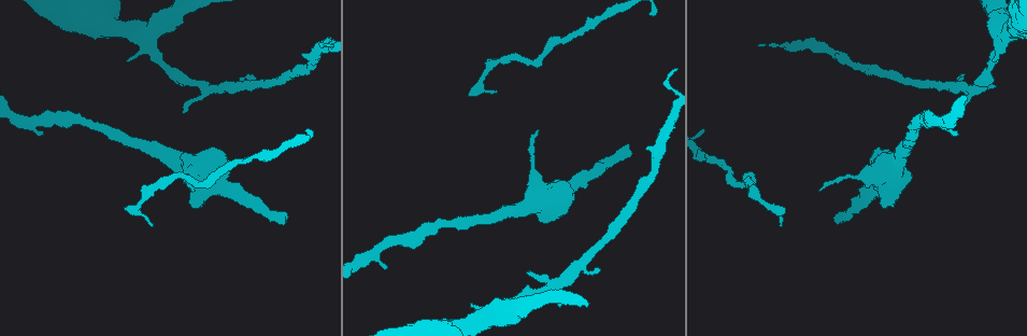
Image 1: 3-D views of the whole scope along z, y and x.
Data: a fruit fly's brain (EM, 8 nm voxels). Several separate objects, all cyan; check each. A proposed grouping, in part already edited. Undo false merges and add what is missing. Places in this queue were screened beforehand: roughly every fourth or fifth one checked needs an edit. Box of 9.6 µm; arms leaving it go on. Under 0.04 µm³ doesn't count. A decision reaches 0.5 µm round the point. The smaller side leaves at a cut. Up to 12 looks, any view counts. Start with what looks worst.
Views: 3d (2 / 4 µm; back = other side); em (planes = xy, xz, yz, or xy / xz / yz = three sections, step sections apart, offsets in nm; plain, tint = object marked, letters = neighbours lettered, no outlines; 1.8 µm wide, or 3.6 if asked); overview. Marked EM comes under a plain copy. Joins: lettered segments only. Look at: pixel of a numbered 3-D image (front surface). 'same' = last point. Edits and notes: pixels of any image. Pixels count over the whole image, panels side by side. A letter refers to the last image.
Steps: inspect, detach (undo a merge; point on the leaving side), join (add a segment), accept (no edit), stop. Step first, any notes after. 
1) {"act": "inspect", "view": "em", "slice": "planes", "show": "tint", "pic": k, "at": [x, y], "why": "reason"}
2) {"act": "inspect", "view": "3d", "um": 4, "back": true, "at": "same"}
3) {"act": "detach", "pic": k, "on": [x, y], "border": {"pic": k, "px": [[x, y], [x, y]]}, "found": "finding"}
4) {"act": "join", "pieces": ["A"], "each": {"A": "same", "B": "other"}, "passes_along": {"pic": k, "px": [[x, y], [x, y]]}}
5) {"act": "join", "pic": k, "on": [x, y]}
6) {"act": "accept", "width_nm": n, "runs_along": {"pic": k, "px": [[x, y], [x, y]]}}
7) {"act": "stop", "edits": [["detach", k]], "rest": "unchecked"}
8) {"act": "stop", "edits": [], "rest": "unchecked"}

{"act": "inspect", "view": "em", "slice": "yz", "step": 4, "show": "tint", "pic": 1, "at": [835, 220]}

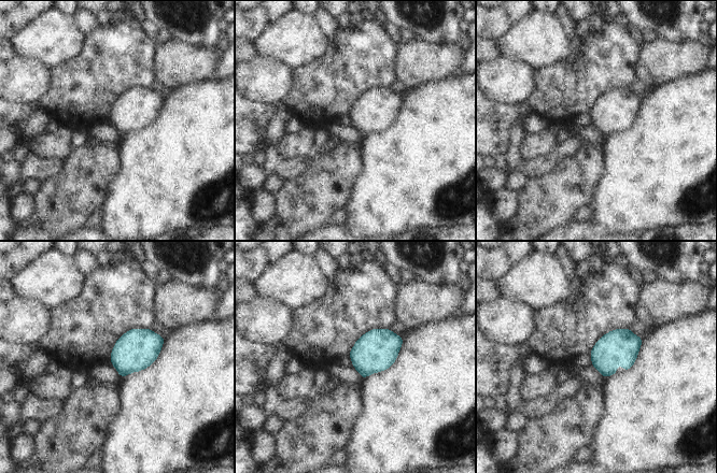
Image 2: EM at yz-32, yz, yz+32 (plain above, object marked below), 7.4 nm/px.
{"act": "inspect", "view": "em", "slice": "planes", "show": "letters", "at": "same", "why": "another direction"}

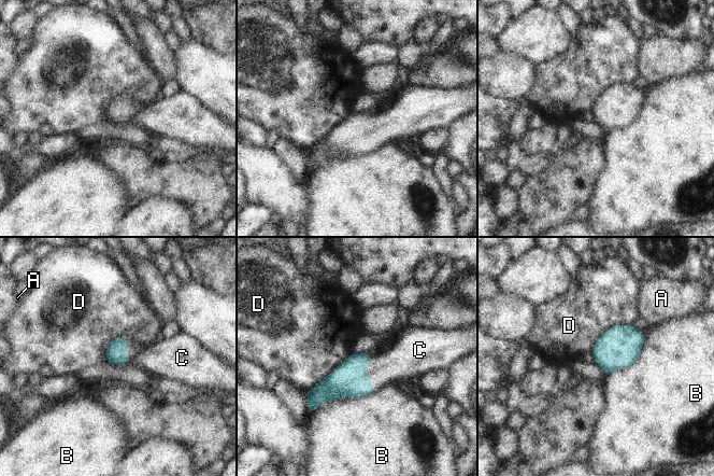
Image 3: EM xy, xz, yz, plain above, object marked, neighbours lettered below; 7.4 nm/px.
{"act": "join", "pic": 3, "on": [396, 363], "each": {"A": "other", "B": "other", "C": "same", "D": "other"}, "passes_along": {"pic": 3, "px": [[346, 380], [365, 374], [396, 363]]}, "found": "it goes on there"}

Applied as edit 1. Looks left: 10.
{"act": "inspect", "view": "em", "slice": "planes", "show": "letters", "pic": 1, "at": [497, 91], "why": "branch stops here"}

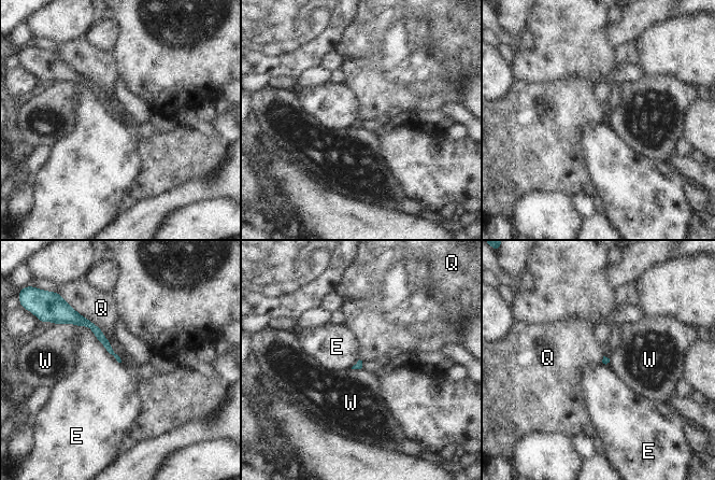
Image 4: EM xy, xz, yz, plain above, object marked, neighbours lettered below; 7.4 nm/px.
{"act": "accept", "each": {"E": "other", "Q": "other", "W": "other"}, "border": {"pic": 4, "px": [[70, 306], [100, 329], [122, 361]]}, "found": "no lettered segment goes on from it"}

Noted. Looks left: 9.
{"act": "inspect", "view": "3d", "um": 4, "pic": 1, "at": [995, 58], "why": "stops while still wide"}

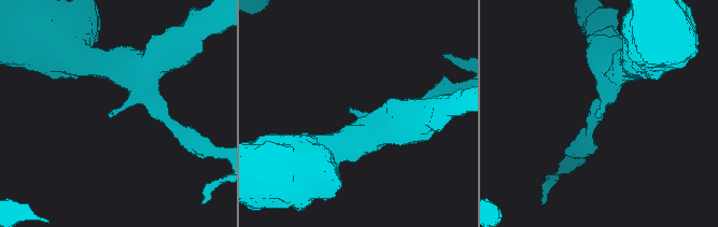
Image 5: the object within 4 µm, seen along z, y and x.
{"act": "inspect", "view": "em", "slice": "xy", "step": 4, "show": "letters", "pic": 5, "at": [350, 108], "why": "need the tissue"}

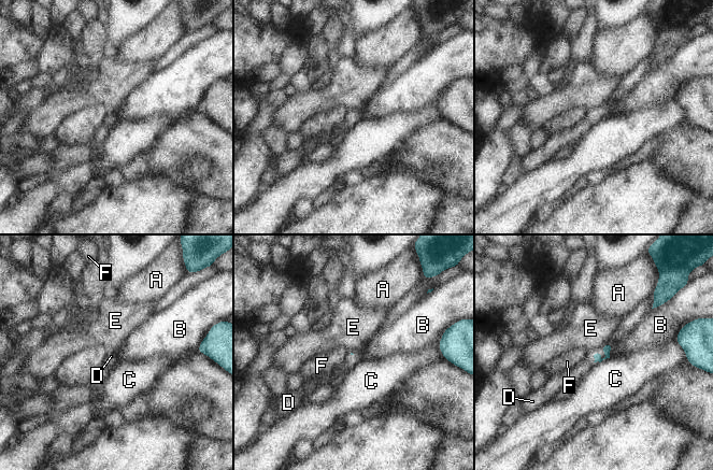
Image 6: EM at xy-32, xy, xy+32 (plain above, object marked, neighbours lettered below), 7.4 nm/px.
{"act": "inspect", "view": "em", "slice": "planes", "show": "letters", "at": "same", "why": "another direction"}

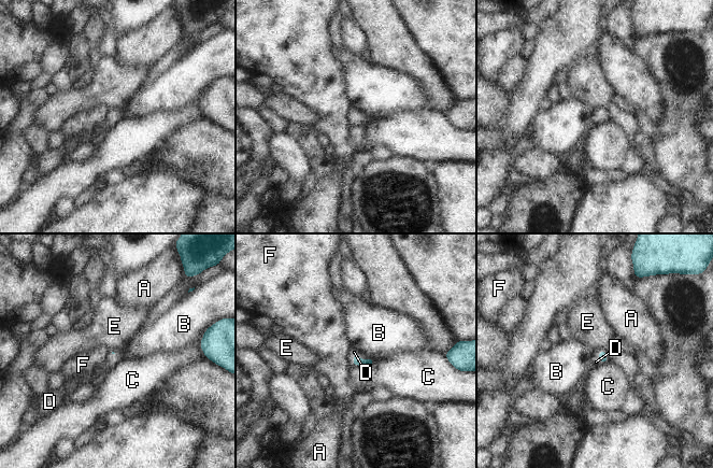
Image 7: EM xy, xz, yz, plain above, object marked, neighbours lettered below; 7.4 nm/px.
{"act": "join", "pic": 7, "on": [354, 352], "each": {"A": "other", "B": "other", "C": "other", "D": "same", "E": "other", "F": "other"}, "passes_along": {"pic": 7, "px": [[357, 359], [357, 355], [354, 352]]}, "found": "the neuron continues"}

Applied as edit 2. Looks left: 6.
{"act": "inspect", "view": "overview"}

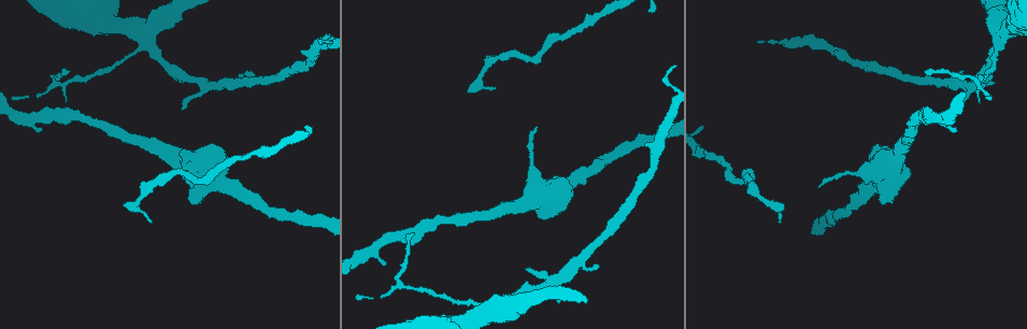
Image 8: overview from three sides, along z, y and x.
{"act": "inspect", "view": "3d", "um": 4, "pic": 8, "at": [558, 303], "why": "free end"}

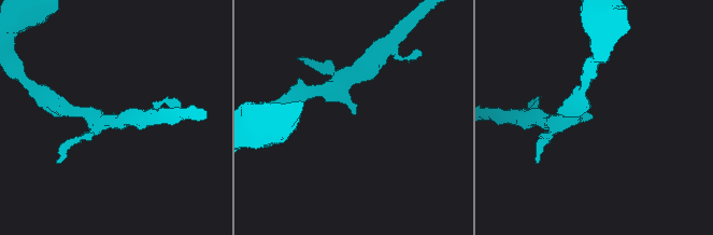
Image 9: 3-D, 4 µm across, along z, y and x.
{"act": "inspect", "view": "em", "slice": "xz", "step": 8, "show": "tint", "pic": 9, "at": [355, 114]}

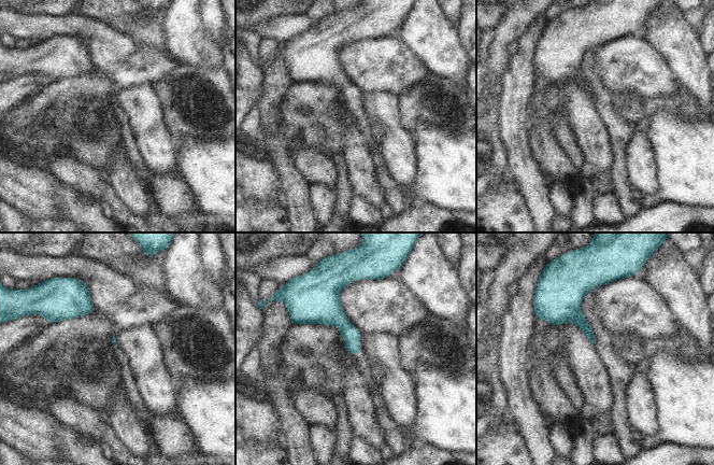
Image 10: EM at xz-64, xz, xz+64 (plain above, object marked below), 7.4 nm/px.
{"act": "inspect", "view": "em", "slice": "planes", "show": "letters", "at": "same"}

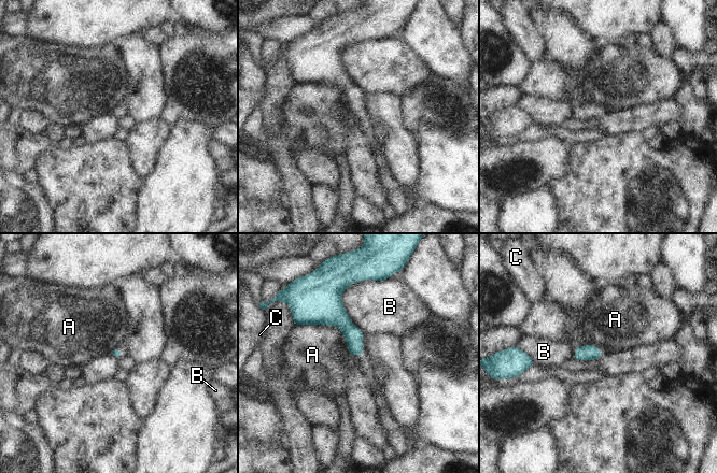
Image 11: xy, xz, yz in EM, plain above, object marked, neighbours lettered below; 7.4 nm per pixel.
{"act": "accept", "each": {"A": "other", "B": "other", "C": "other"}, "found": "no lettered segment goes on from it"}

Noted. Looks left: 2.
{"act": "inspect", "view": "em", "slice": "planes", "show": "letters", "pic": 8, "at": [649, 11], "why": "an open end"}

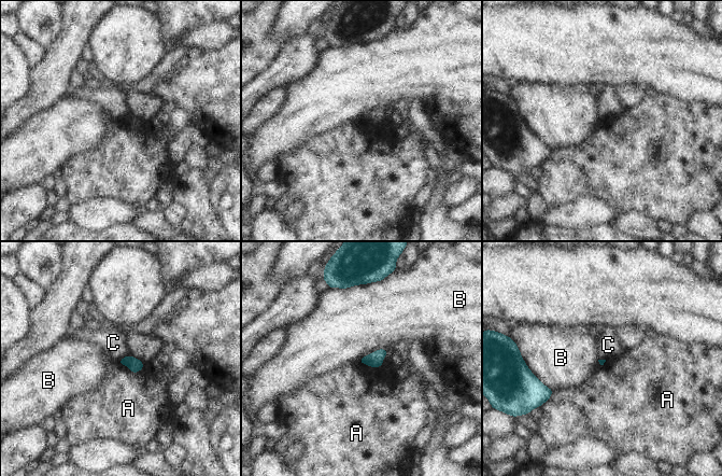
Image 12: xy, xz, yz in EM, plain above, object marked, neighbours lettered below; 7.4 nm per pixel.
{"act": "accept", "each": {"A": "other", "B": "other", "C": "other"}, "found": "none of them fits"}

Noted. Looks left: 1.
{"act": "stop", "edits": [["join", 3], ["join", 7]], "rest": "unchecked"}

